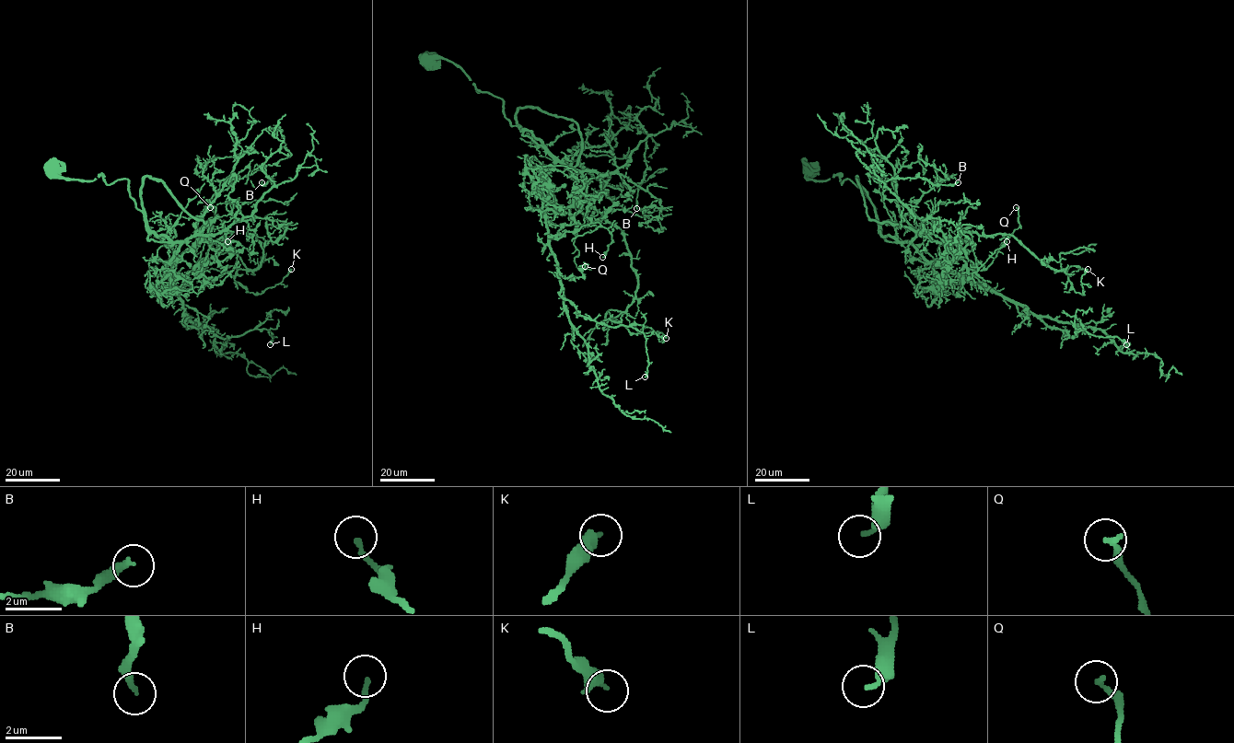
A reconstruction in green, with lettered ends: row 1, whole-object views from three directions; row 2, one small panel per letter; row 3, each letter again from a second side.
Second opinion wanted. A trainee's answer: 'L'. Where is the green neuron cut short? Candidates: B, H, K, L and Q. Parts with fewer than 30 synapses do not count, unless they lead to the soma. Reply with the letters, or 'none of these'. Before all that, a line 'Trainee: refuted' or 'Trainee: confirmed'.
Trainee: refuted
none of these

